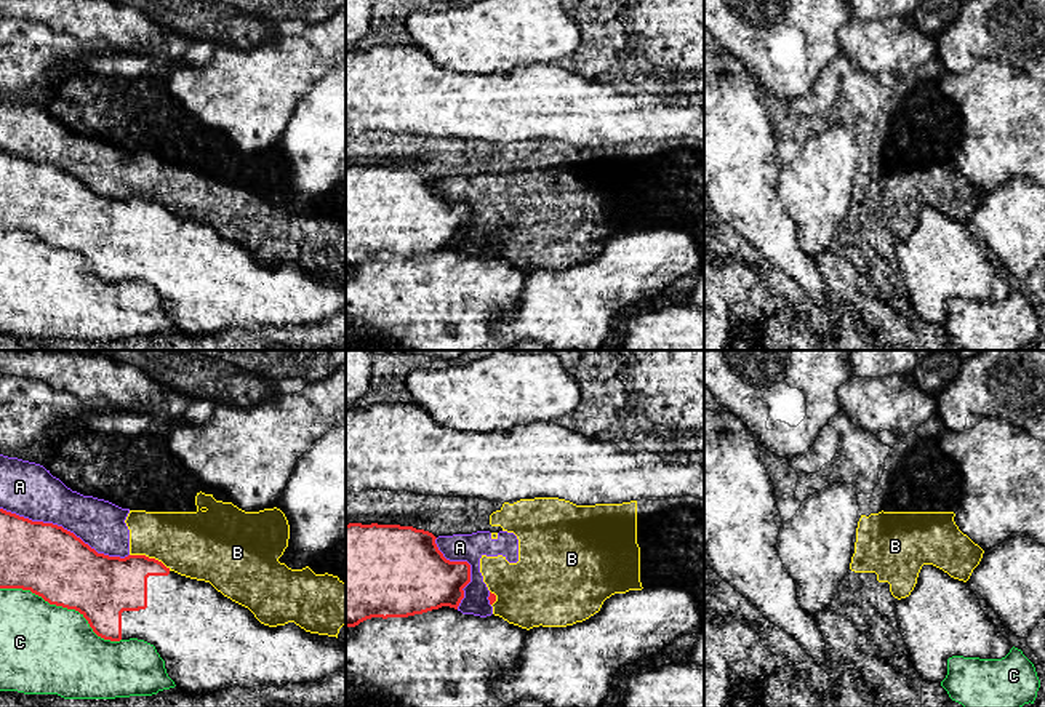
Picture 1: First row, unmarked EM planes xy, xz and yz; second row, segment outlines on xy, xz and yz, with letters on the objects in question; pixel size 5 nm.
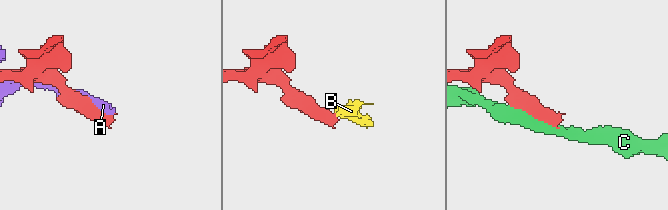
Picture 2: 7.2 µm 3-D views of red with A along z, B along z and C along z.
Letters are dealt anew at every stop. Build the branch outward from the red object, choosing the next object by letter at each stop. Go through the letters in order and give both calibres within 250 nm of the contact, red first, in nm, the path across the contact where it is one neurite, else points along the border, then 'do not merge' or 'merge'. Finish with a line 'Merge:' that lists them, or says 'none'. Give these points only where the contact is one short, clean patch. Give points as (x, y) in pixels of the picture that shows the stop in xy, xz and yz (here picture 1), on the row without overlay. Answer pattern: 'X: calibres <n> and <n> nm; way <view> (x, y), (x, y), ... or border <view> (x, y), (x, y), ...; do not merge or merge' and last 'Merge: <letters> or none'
A: calibres 360 and 260 nm; do not merge
B: calibres 300 and 340 nm; border xy (130, 195), (154, 199), (170, 211); do not merge
C: calibres 360 and 440 nm; do not merge
Merge: none

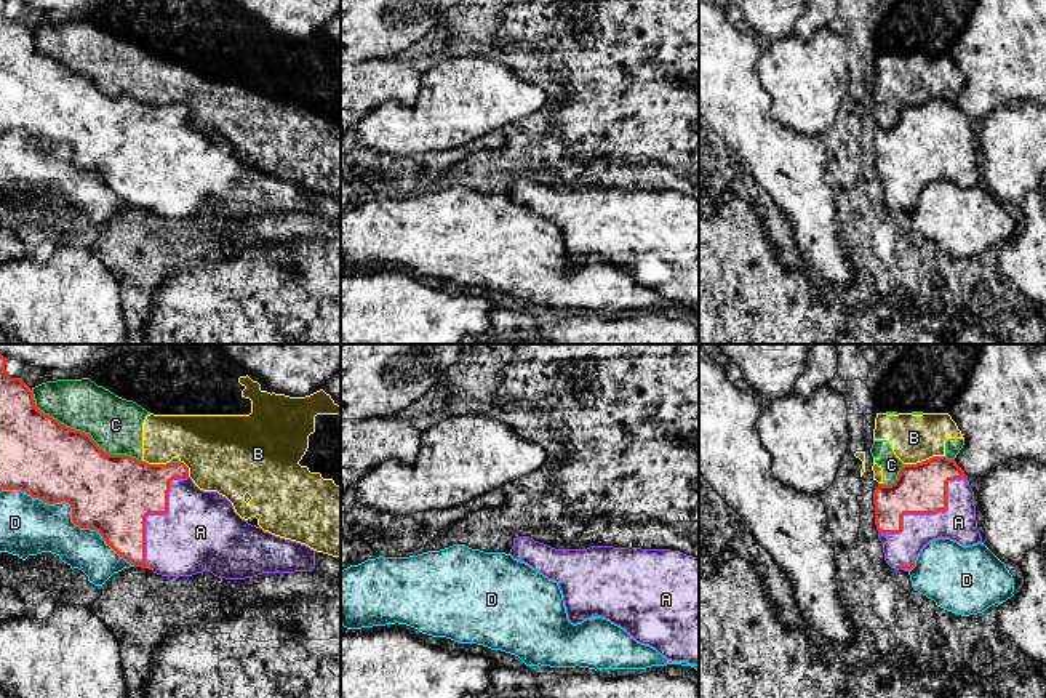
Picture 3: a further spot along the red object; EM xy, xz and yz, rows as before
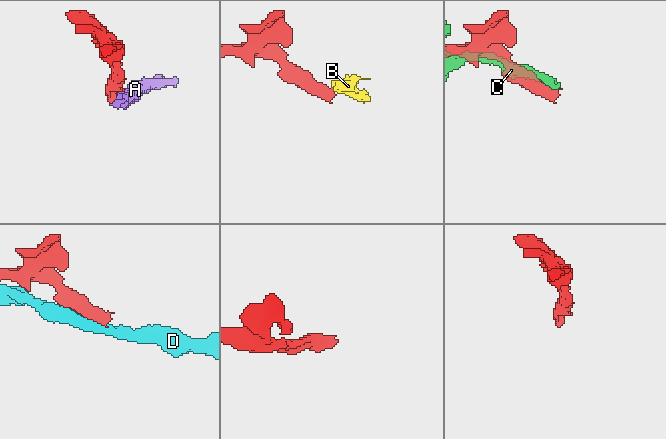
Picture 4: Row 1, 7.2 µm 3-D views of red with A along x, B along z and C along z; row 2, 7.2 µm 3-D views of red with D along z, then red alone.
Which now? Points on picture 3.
A: calibres 260 and 180 nm; merge
B: calibres 260 and 240 nm; border yz (944, 96), (904, 106); do not merge
C: calibres 400 and 280 nm; do not merge
D: calibres 400 and 280 nm; do not merge
Merge: A

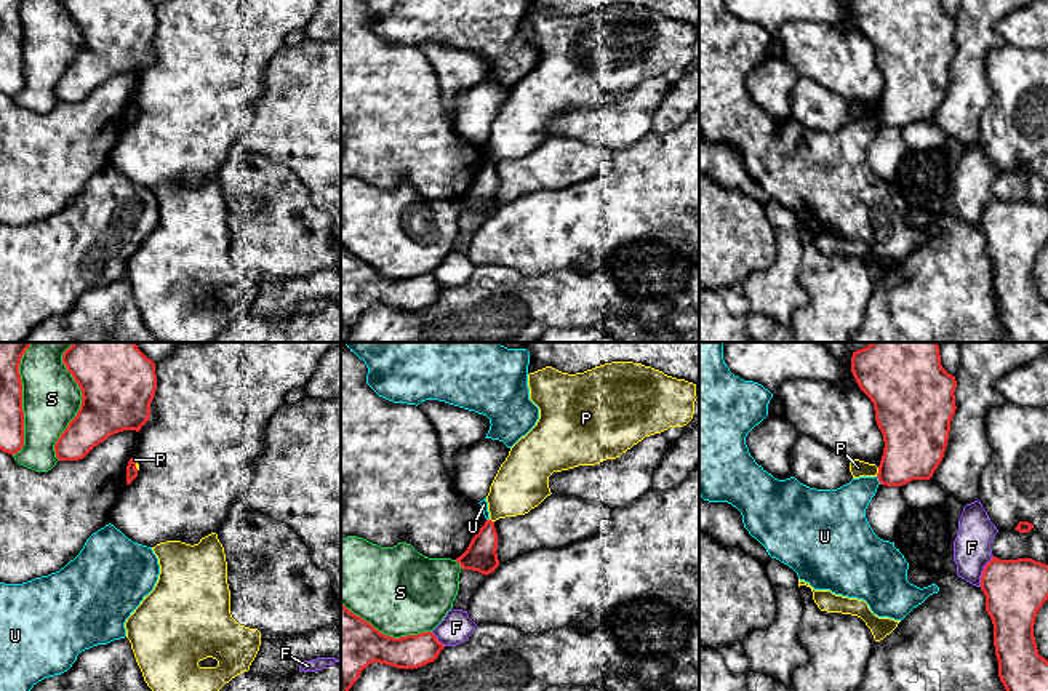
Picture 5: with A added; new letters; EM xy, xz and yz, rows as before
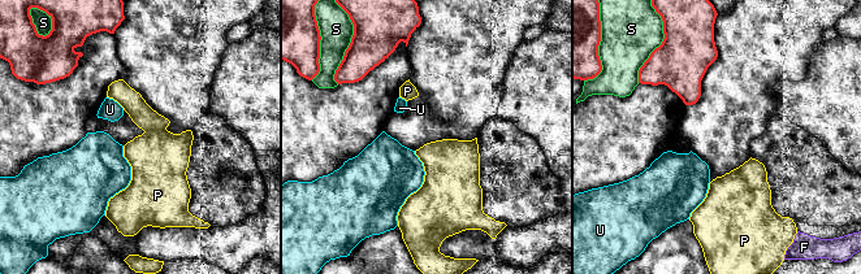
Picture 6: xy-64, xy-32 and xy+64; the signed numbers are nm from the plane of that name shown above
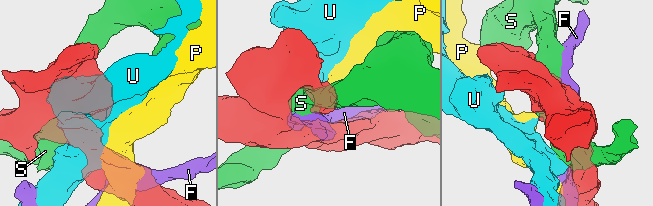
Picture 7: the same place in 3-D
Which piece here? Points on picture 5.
F: calibres 300 and 190 nm; do not merge
P: calibres 320 and 80 nm; border yz (879, 109), (876, 117); do not merge
S: calibres 360 and 300 nm; do not merge
U: calibres 300 and 240 nm; border yz (876, 119), (880, 125); do not merge
Merge: none

